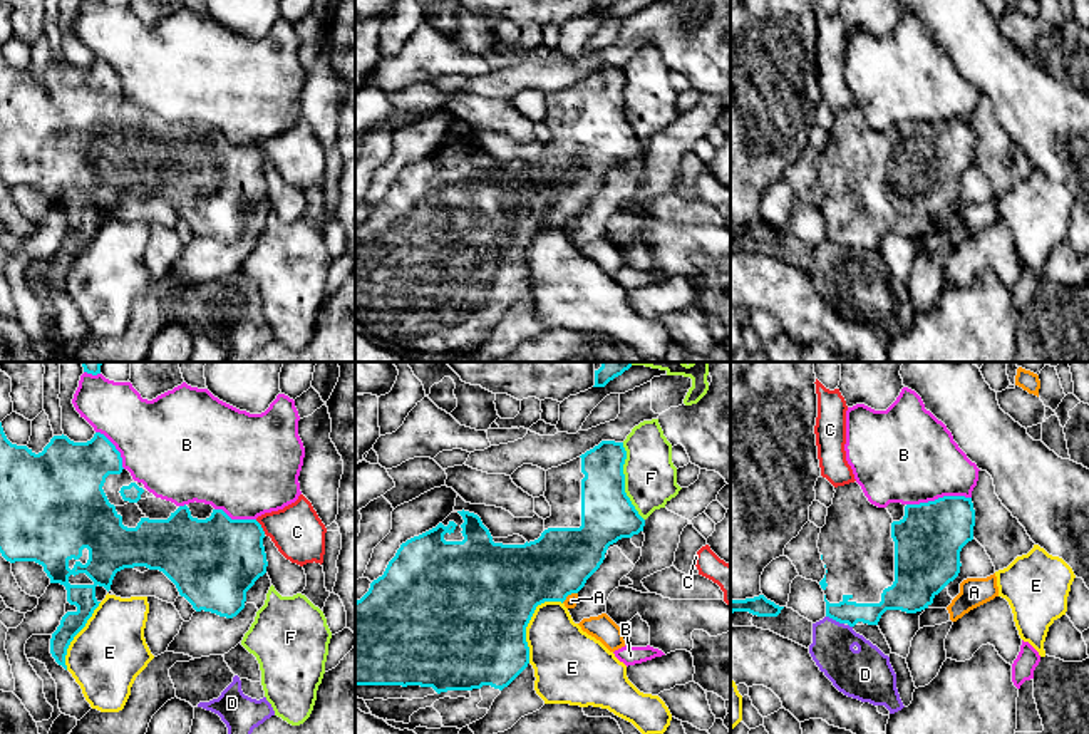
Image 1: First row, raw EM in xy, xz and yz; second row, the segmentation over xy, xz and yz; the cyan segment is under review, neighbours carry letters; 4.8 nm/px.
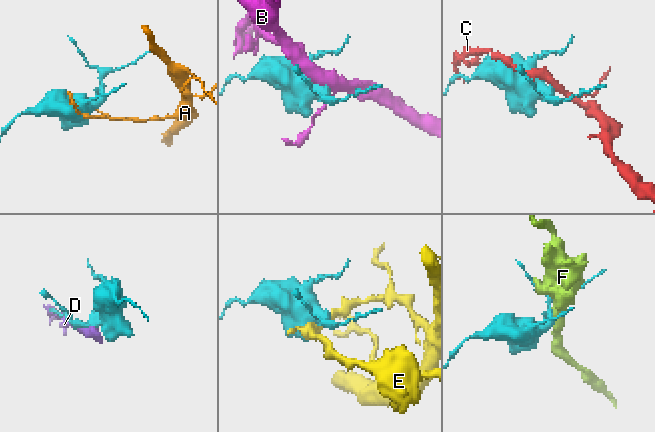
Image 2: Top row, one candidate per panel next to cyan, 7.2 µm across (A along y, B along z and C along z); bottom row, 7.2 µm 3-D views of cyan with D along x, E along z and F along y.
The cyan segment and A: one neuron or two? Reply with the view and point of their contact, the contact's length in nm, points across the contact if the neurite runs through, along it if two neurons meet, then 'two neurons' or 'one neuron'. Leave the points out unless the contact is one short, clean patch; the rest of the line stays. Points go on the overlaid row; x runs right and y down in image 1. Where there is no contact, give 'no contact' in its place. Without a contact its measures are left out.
meets cyan in xz at (568, 594); contact 90 nm long; border along xz (577, 592), (572, 592), (562, 602); two neurons

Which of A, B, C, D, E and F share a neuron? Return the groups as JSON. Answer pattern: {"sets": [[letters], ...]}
{"sets": [["A"], ["B"], ["C"], ["D"], ["E"], ["F"]]}

